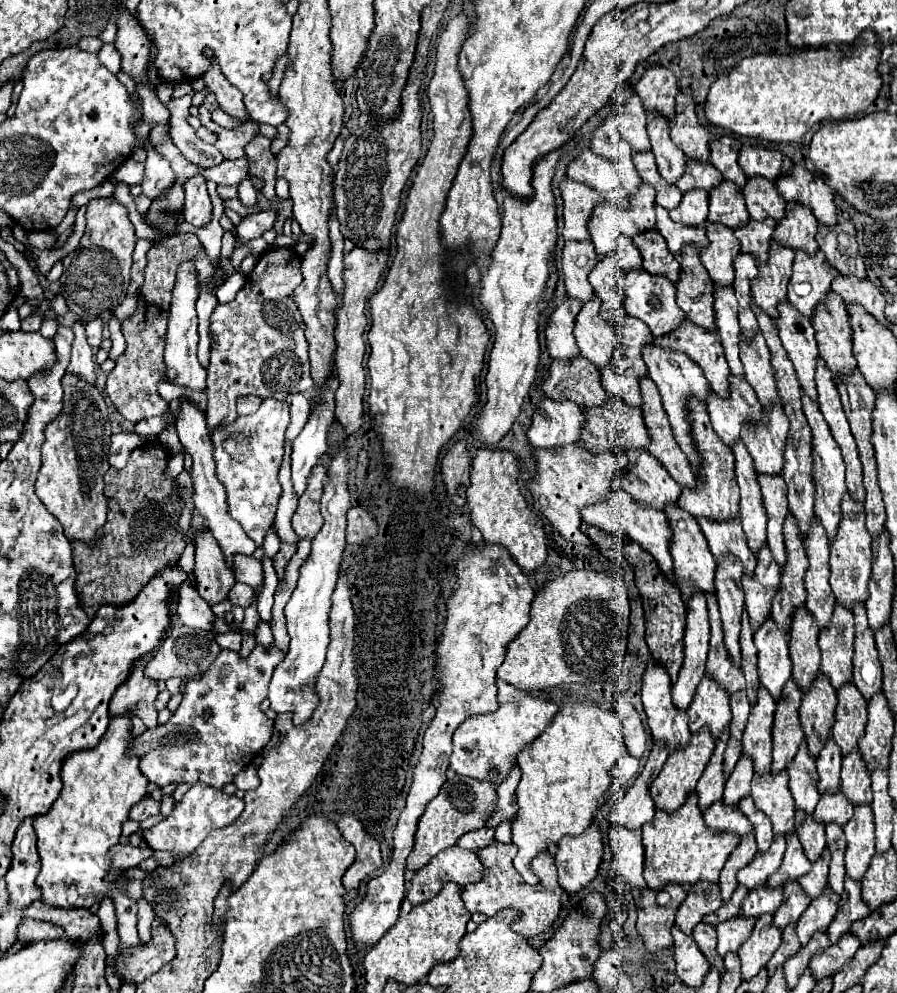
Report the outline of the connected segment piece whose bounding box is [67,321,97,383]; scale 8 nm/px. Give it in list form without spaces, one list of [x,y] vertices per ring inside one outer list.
[[[81,321],[73,323],[73,333],[75,333],[75,341],[71,347],[71,363],[69,363],[69,371],[79,373],[85,381],[95,383],[95,361],[93,361],[93,351],[87,343],[87,335],[85,335],[85,325]]]

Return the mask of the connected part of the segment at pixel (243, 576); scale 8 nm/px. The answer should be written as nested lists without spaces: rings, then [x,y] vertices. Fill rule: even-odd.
[[[235,555],[235,579],[247,583],[251,587],[259,587],[263,583],[263,567],[261,561],[253,559],[251,555]]]

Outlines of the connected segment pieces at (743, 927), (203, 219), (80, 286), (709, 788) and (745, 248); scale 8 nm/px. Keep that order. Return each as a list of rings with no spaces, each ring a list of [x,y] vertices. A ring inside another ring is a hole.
[[[737,915],[735,919],[727,921],[727,923],[719,923],[717,929],[717,953],[721,957],[725,957],[727,953],[739,953],[741,945],[749,939],[751,929],[755,925],[755,919],[743,919],[741,915]]]
[[[195,175],[185,183],[185,221],[195,227],[203,227],[211,219],[211,197],[205,183],[203,175]]]
[[[99,197],[87,203],[87,227],[81,237],[79,249],[63,259],[63,275],[59,279],[59,293],[65,297],[69,309],[91,321],[109,315],[127,295],[131,253],[135,249],[135,227],[129,221],[127,209],[115,197]]]
[[[723,731],[723,739],[717,741],[717,747],[711,755],[711,761],[707,763],[699,783],[697,783],[697,797],[699,797],[699,809],[705,811],[709,809],[713,803],[721,801],[723,797],[723,787],[725,787],[725,779],[723,779],[723,751],[727,747],[727,731]]]
[[[753,219],[749,221],[747,227],[739,227],[735,231],[735,237],[741,243],[741,253],[753,255],[757,261],[767,261],[769,259],[769,241],[775,231],[775,221],[765,219],[765,223],[755,223]]]

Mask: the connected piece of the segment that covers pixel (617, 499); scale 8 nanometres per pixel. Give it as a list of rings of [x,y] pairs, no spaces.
[[[615,489],[613,495],[609,495],[607,501],[585,507],[583,509],[583,521],[589,525],[595,525],[603,531],[609,533],[625,533],[629,539],[633,539],[635,543],[639,543],[645,551],[649,551],[655,561],[659,563],[661,571],[669,575],[671,579],[671,571],[673,571],[673,559],[671,559],[671,527],[669,527],[669,519],[665,515],[659,515],[657,511],[651,511],[649,507],[635,507],[635,501],[631,499],[631,495],[627,495],[623,489]]]

